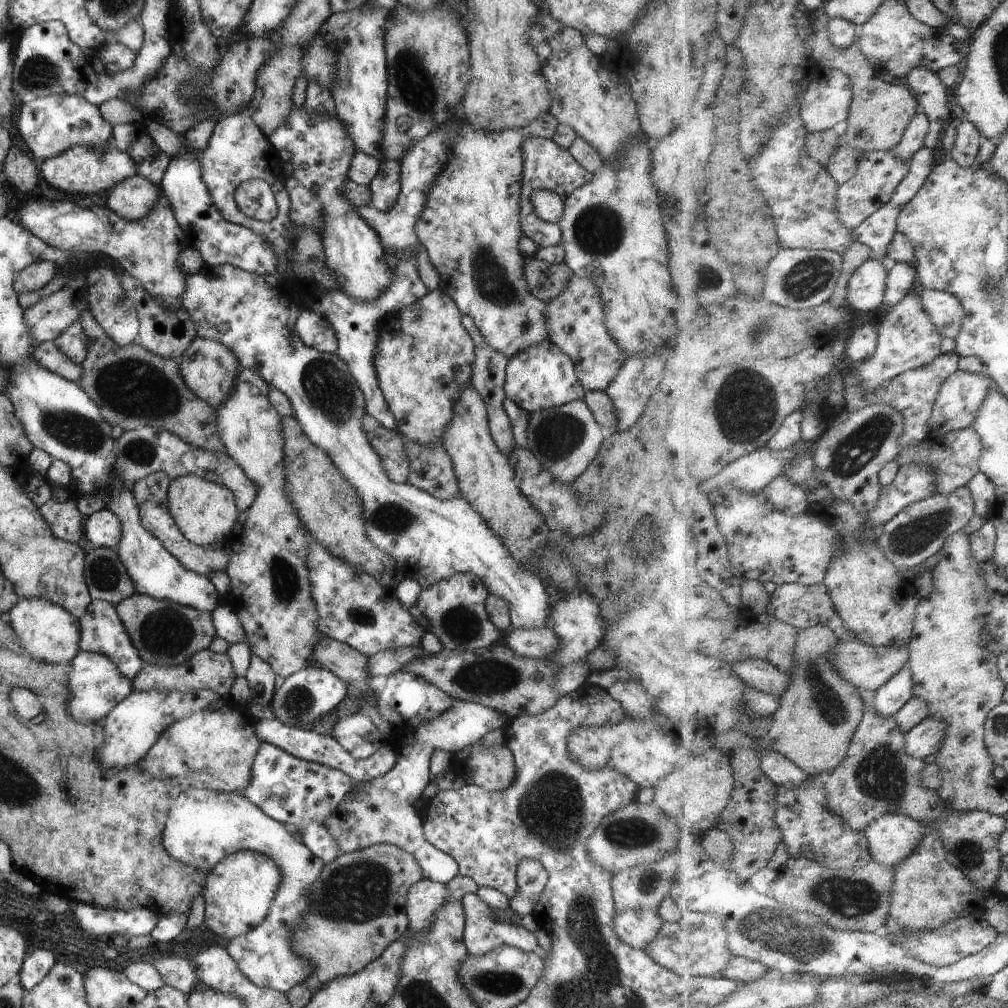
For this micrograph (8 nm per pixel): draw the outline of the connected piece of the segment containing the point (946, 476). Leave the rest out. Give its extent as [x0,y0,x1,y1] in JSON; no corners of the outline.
[895,428,983,494]

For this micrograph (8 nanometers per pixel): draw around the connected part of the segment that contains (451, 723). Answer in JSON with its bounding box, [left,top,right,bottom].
[325,697,506,884]

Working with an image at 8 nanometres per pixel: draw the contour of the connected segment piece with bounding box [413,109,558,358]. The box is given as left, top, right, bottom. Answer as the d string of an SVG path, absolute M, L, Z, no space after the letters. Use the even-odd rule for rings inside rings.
M458 109L456 114L441 122L437 130L441 126L451 126L455 130L455 138L449 144L447 162L443 164L443 170L439 170L439 174L431 182L431 188L425 194L425 204L413 226L413 232L417 236L418 244L423 246L431 265L439 272L438 290L451 298L461 315L471 318L489 348L509 358L515 352L547 339L543 322L545 303L530 294L523 278L524 258L517 250L517 242L522 236L519 226L519 188L522 178L520 147L523 138L527 136L552 139L558 123L547 112L527 122L521 129L505 128L485 132L481 128L473 128Z

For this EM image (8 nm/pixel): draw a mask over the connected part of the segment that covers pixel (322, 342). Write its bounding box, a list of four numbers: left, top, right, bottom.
[294,309,337,353]

